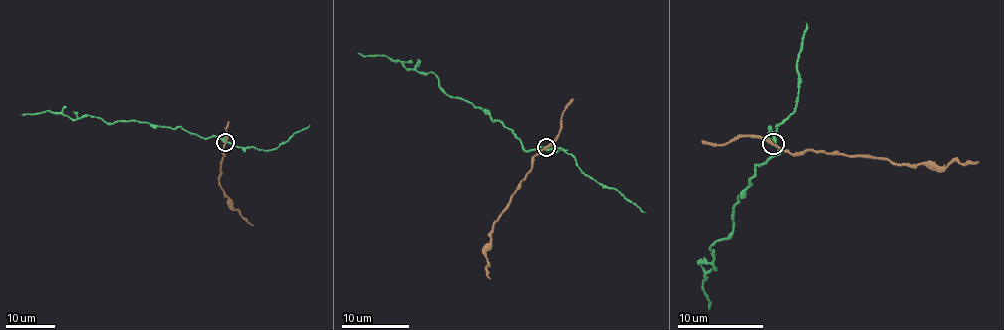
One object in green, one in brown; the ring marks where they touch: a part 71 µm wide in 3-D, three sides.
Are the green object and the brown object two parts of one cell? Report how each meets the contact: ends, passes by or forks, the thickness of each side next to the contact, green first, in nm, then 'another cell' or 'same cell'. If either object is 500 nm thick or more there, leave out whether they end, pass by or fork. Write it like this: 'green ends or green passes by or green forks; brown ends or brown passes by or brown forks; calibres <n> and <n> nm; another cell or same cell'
green forks; brown passes by; calibres 240 and 280 nm; another cell

